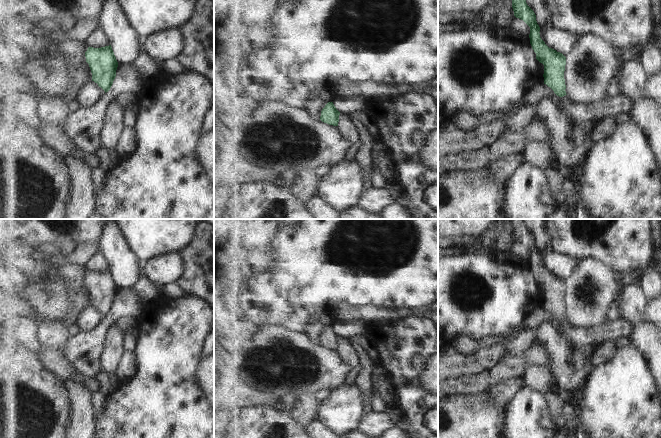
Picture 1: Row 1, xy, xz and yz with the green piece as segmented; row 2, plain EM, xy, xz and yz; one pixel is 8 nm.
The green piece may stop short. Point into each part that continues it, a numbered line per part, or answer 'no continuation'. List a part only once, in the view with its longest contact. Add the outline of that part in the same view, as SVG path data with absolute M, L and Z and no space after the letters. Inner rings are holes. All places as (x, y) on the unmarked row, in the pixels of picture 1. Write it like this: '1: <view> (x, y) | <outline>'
no continuation

